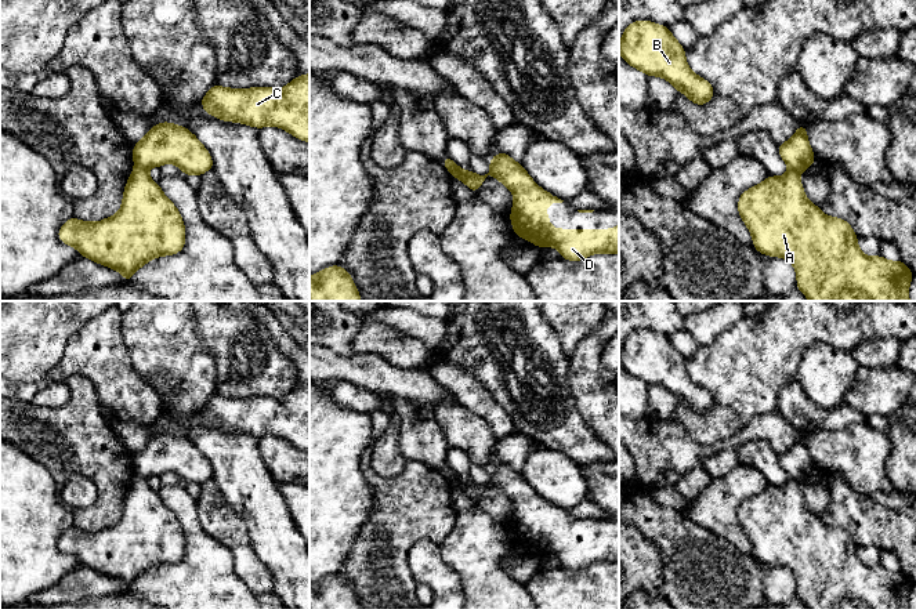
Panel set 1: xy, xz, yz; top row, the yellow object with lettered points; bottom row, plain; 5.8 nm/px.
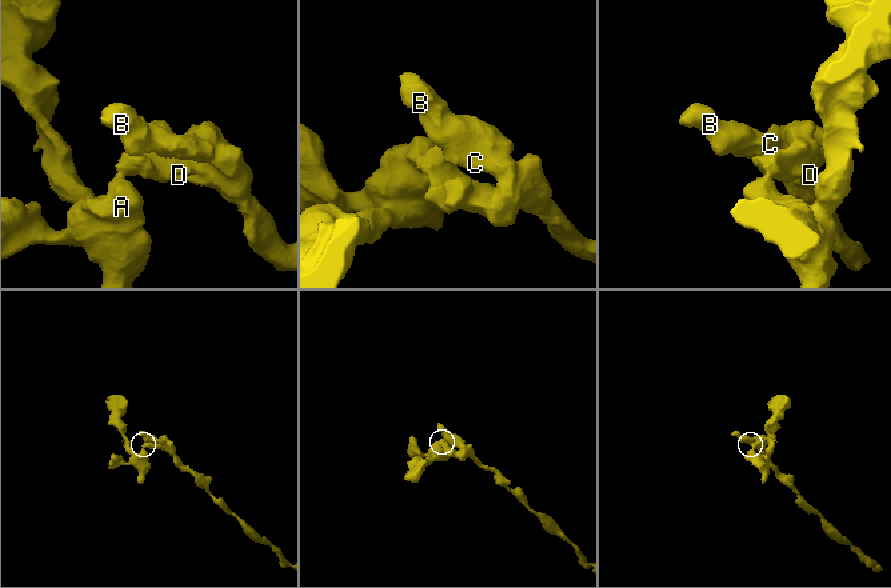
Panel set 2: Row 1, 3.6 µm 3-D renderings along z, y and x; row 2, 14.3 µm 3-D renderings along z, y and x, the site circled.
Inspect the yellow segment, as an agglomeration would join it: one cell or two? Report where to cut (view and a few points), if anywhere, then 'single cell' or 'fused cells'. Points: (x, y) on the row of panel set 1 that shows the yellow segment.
cut xy (136, 165), (145, 170); fused cells

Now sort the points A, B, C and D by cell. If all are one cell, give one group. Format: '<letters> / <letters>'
A / B C D

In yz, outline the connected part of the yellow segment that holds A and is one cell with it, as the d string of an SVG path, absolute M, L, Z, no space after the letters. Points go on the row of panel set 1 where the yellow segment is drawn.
M789 168L783 177L768 175L761 184L745 191L738 200L738 211L758 253L783 257L793 264L797 289L810 301L910 301L908 289L912 271L902 261L862 254L851 225L825 215L805 197L796 170Z

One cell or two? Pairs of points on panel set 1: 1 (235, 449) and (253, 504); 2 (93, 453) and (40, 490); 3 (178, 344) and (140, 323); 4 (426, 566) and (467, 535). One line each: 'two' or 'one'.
1: one
2: two
3: one
4: two

